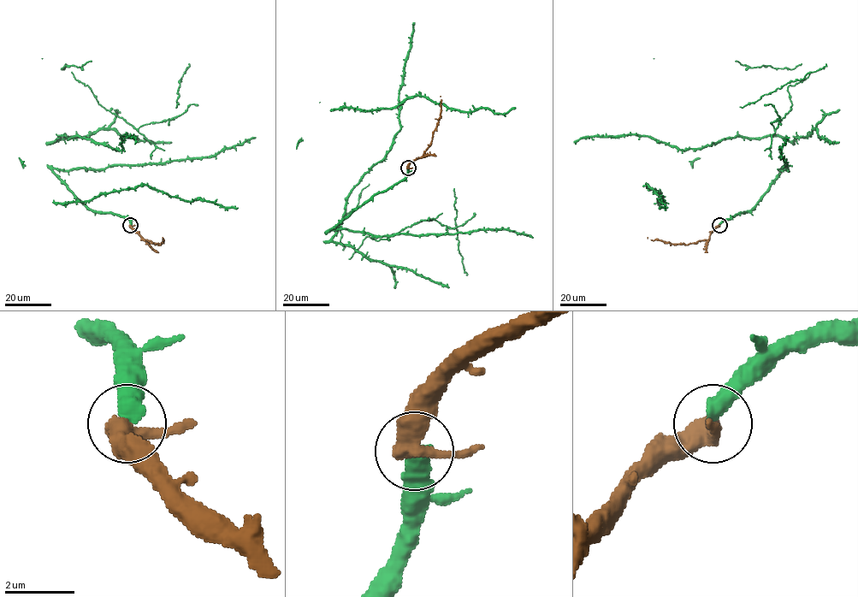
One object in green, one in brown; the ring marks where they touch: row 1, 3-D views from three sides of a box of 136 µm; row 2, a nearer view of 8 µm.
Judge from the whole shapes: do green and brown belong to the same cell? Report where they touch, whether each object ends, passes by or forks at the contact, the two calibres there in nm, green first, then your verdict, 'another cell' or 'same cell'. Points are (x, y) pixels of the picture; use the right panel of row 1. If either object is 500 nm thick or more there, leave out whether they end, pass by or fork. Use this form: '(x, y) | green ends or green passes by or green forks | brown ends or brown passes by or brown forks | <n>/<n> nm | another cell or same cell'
(719, 225) | 500/480 nm | same cell

